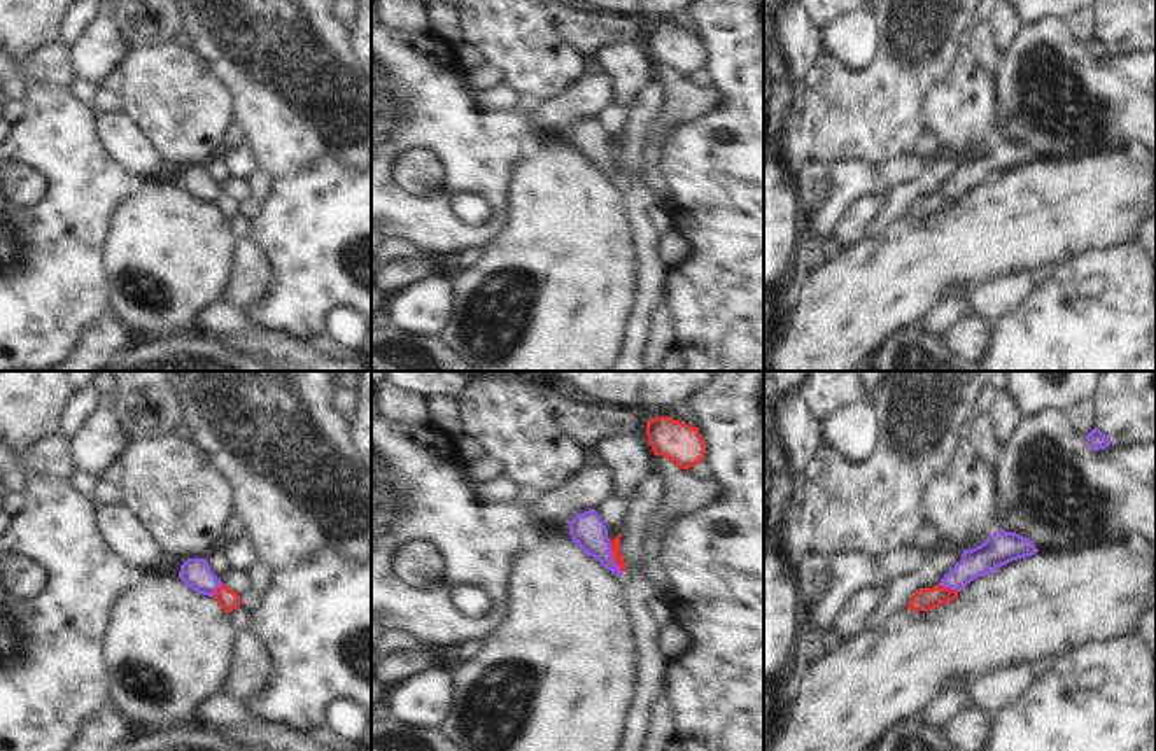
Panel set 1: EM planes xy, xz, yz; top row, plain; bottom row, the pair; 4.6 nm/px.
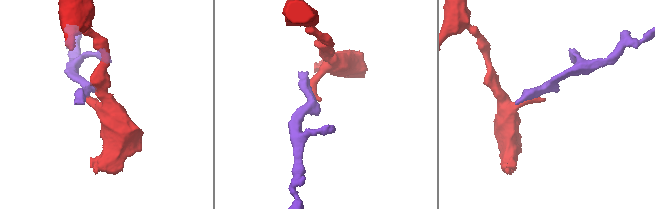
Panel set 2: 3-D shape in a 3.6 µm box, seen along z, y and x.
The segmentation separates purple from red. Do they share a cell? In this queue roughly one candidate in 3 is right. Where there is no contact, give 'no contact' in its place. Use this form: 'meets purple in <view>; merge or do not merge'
meets purple in xz; do not merge

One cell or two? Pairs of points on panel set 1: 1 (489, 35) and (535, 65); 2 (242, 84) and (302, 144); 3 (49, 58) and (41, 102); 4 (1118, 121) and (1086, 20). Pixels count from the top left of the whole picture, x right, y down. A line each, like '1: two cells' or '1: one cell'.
1: one cell
2: one cell
3: two cells
4: two cells

